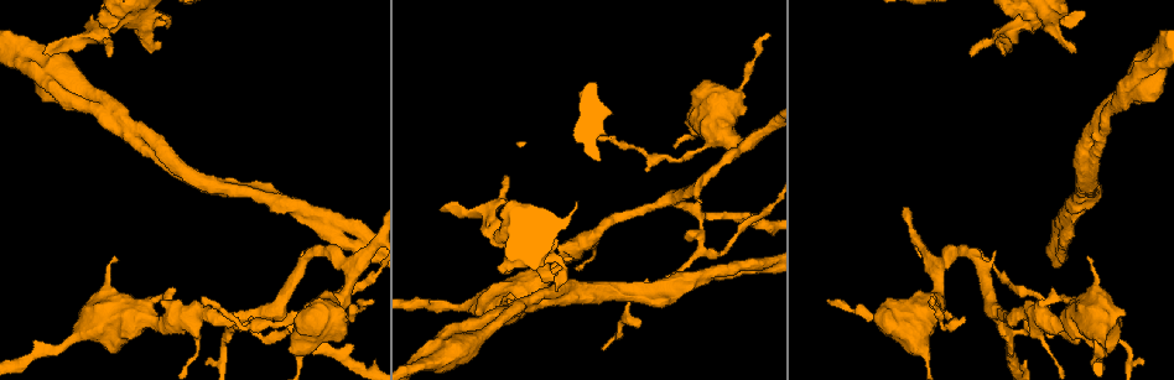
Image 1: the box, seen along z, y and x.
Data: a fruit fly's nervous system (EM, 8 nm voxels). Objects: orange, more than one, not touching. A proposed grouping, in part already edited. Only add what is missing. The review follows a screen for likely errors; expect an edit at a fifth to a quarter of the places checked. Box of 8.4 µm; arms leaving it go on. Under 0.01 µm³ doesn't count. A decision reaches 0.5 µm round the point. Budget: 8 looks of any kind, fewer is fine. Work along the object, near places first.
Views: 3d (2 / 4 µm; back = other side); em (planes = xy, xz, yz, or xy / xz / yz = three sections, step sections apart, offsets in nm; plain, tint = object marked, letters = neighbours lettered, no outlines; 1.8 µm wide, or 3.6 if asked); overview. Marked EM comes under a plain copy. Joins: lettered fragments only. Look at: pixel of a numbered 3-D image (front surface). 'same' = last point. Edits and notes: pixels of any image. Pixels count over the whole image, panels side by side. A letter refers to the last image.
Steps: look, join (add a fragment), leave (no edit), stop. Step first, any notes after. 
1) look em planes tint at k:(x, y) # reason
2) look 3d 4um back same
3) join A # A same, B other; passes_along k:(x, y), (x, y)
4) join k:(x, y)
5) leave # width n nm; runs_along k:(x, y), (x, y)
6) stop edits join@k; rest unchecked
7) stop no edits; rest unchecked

look em 3.6um planes tint at 1:(428, 358) # touches itself

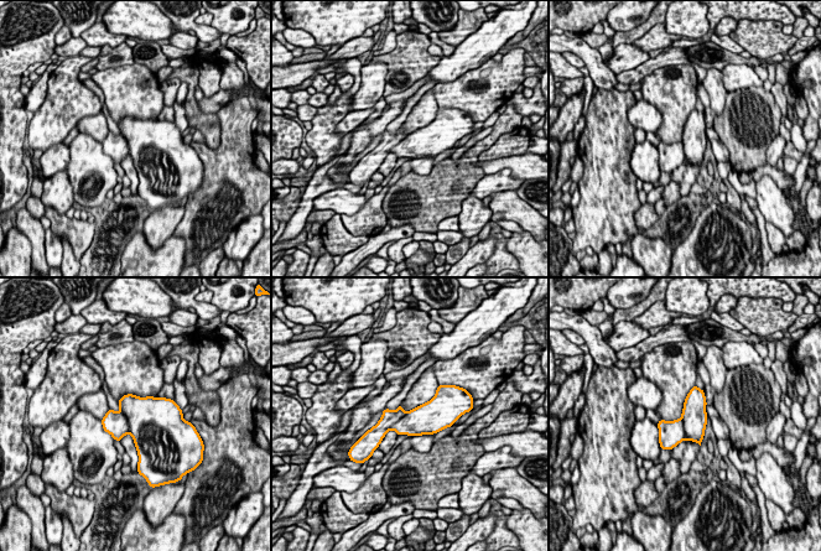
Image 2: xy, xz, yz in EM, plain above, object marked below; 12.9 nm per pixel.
look em 3.6um planes letters same # what lies round it

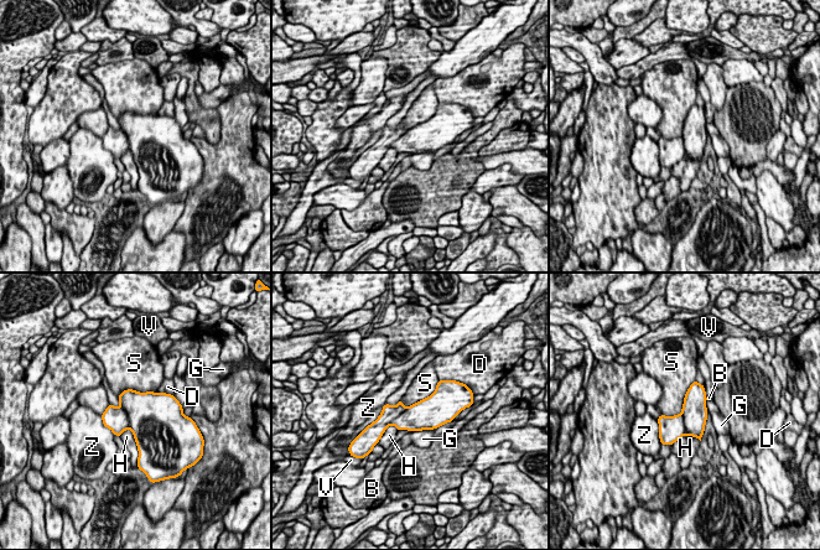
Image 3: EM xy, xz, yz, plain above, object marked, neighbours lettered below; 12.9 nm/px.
leave # longest_contact S 650 nm; B other, D other, G other, H other, S other, V other, Z other; border 3:(695, 380), (681, 411), (662, 415); no lettered fragment goes on from it

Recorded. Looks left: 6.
look 3d 2um at 1:(1100, 156) # closes a loop

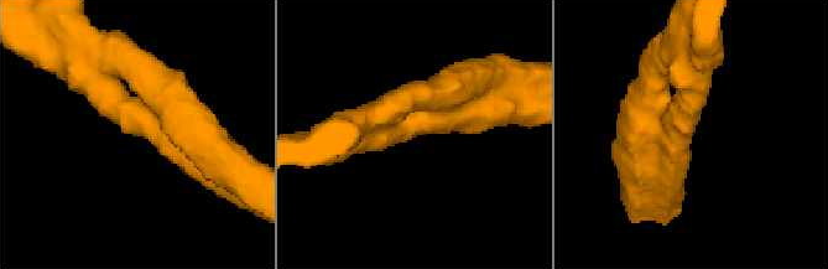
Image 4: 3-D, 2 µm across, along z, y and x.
look em planes letters at 4:(688, 129) # now the EM

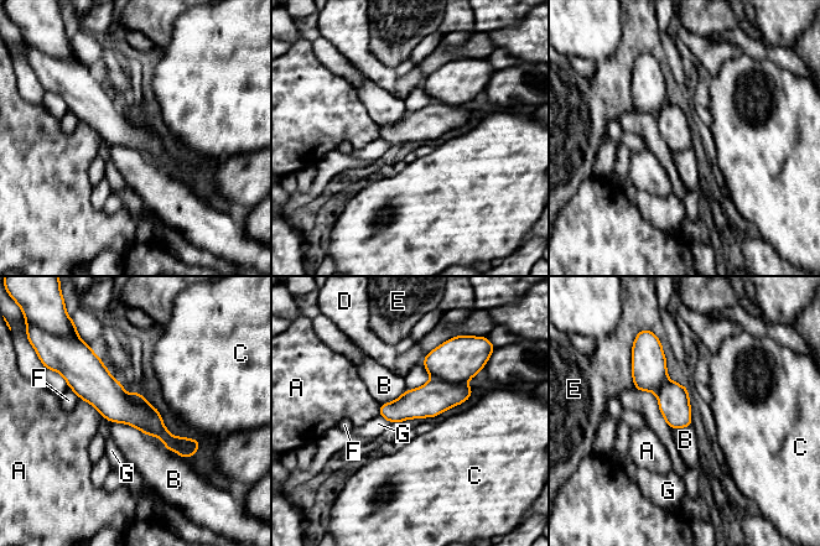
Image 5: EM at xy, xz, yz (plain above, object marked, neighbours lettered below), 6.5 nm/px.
leave # A other, B other, C other, D other, E other, F other, G other; runs_along 5:(69, 376), (88, 378), (191, 453); none of them fits

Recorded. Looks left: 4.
look em yz step 16 letters at 1:(1069, 43) # an open end

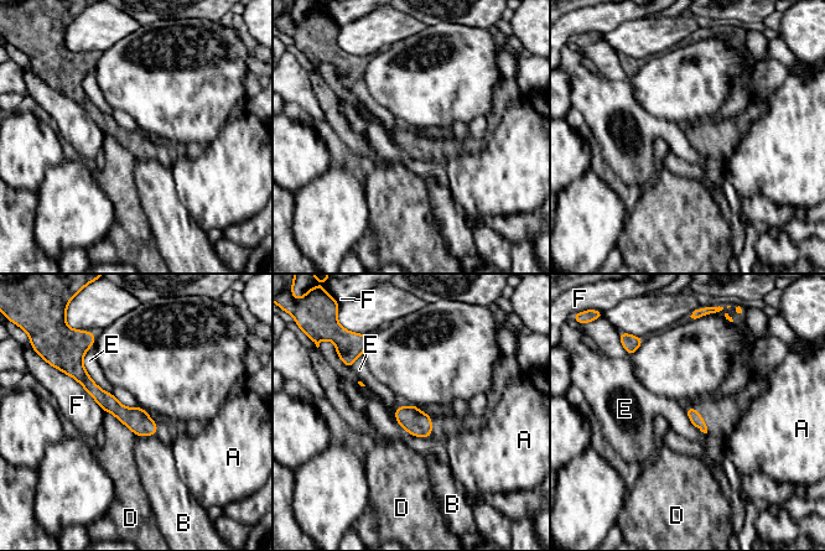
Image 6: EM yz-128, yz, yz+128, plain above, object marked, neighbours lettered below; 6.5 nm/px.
leave # A other, B other, D other, E other, F other; runs_along 6:(74, 373), (152, 432); no lettered fragment goes on from it

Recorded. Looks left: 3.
look em planes letters at 1:(440, 209) # branch stops here

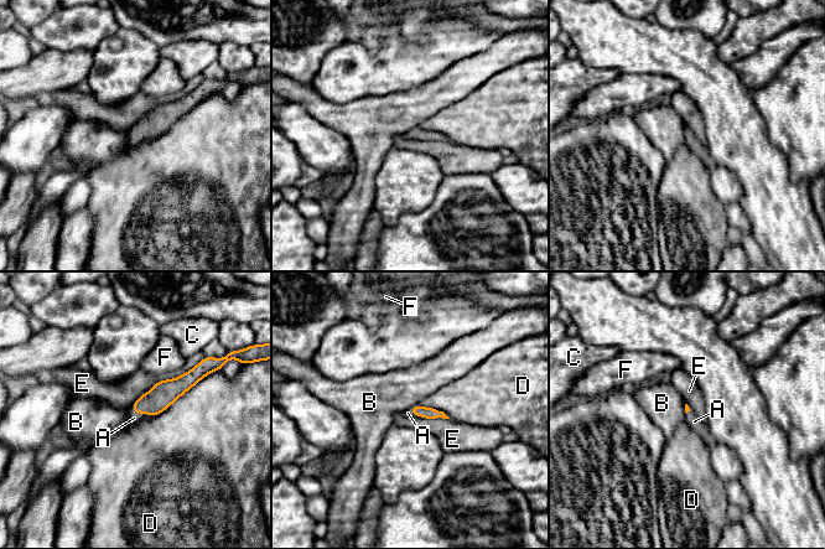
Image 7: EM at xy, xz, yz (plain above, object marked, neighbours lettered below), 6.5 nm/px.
join A # A same, B other, C other, D other, E other, F other; it goes on there

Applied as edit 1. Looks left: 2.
stop edits join@7; rest unchecked

